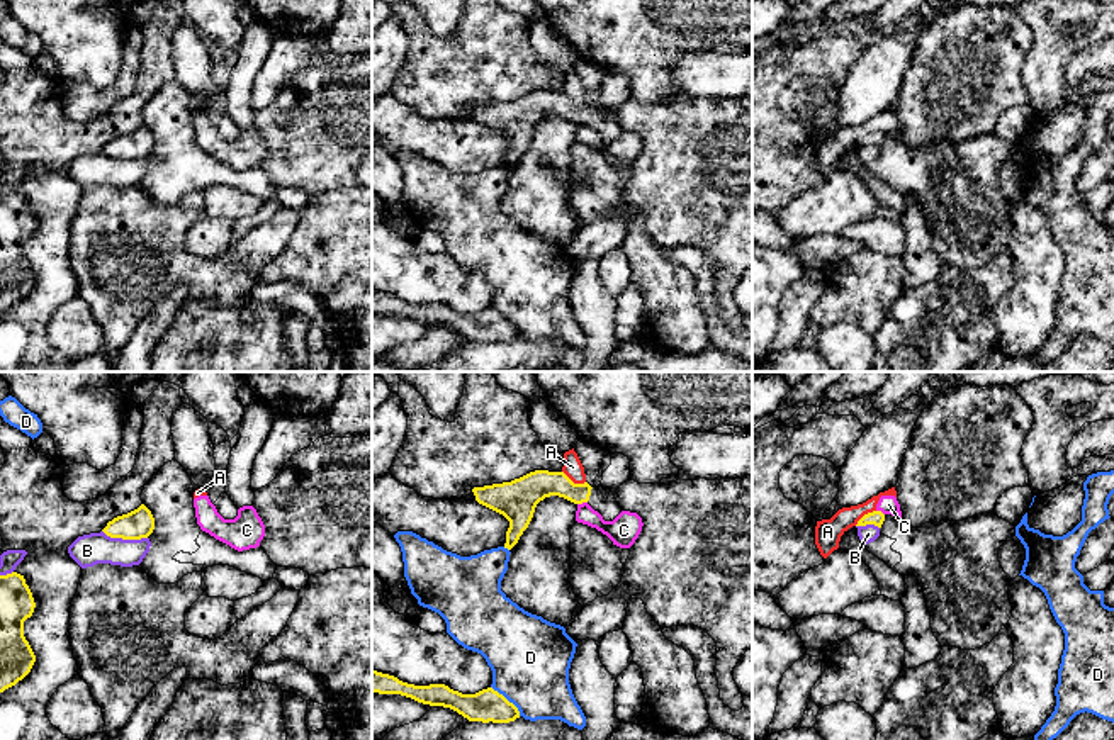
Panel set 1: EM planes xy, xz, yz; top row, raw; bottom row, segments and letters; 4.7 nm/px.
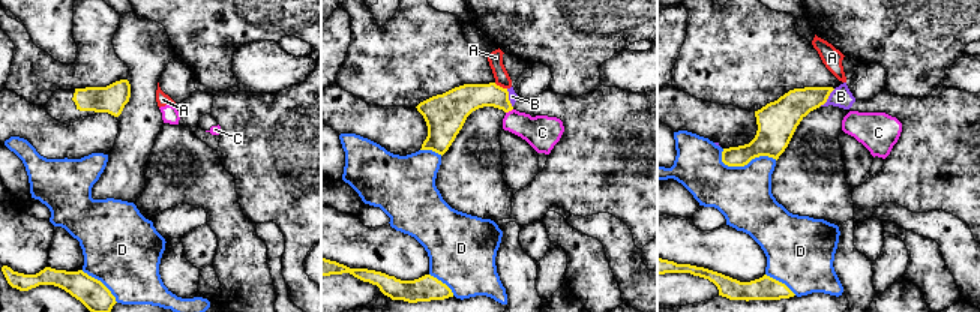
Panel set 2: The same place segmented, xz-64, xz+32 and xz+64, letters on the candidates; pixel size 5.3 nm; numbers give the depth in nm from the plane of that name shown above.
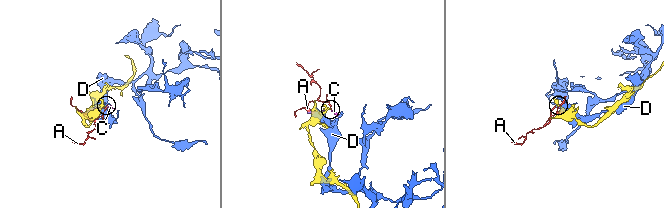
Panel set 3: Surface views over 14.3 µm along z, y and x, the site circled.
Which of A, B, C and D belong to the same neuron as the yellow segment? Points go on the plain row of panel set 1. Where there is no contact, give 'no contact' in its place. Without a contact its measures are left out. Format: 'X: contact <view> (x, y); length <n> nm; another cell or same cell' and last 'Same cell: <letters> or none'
A: contact xz (573, 102); length 130 nm; another cell
B: contact xy (124, 158); length 220 nm; another cell
C: contact xz (581, 123); length 50 nm; another cell
D: contact xz (506, 319); length 200 nm; another cell
Same cell: none

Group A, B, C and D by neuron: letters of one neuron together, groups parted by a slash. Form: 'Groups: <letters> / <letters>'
Groups: A C / B / D

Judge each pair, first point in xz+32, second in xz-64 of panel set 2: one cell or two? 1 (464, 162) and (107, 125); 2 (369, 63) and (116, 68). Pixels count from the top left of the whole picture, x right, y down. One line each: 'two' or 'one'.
1: two
2: one

